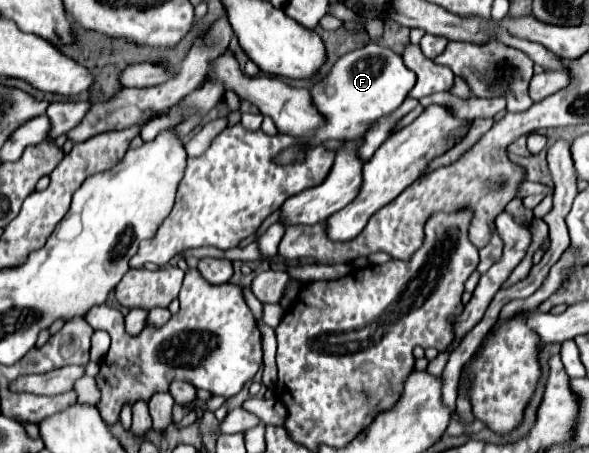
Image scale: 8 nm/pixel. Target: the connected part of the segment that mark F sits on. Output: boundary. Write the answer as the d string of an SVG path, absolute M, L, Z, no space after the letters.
M369 43L363 49L343 55L333 69L315 83L311 95L317 109L327 117L327 127L323 127L315 139L303 139L303 143L319 145L325 139L357 139L363 135L373 119L379 119L395 111L415 85L415 73L409 71L395 51Z

